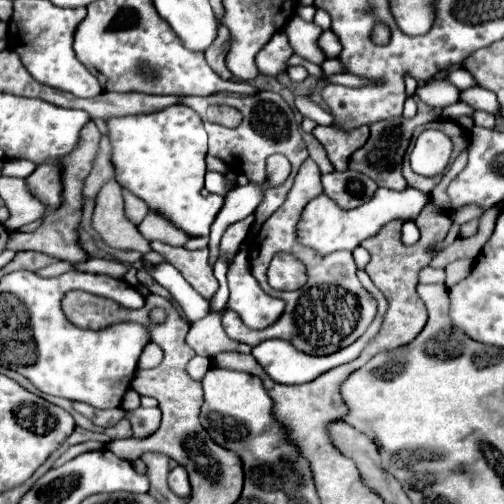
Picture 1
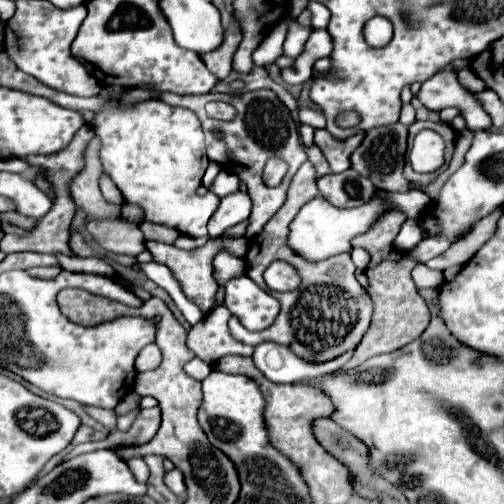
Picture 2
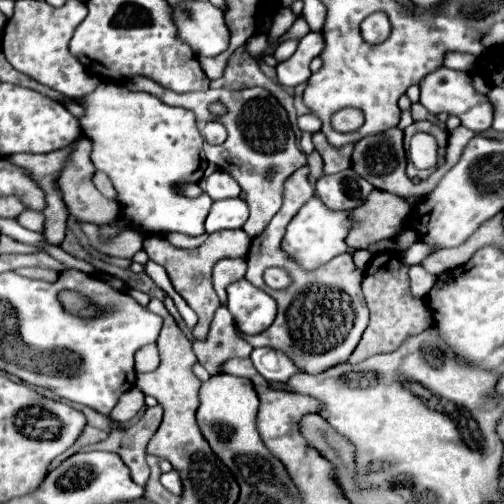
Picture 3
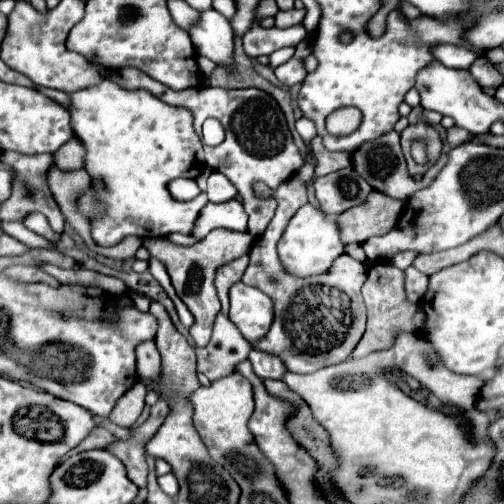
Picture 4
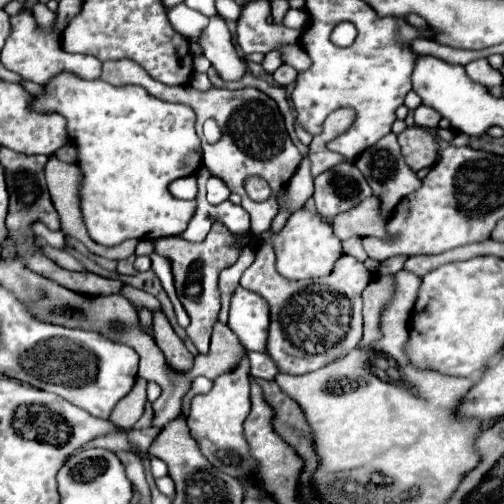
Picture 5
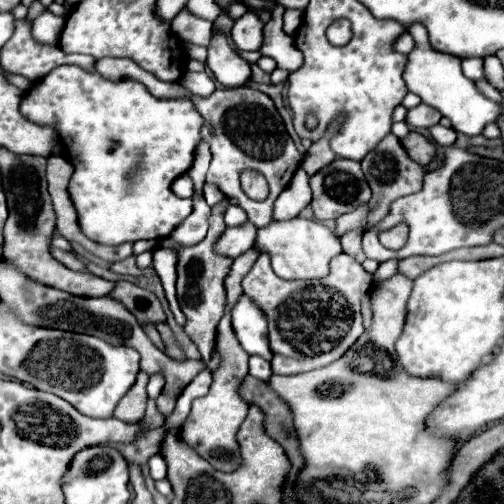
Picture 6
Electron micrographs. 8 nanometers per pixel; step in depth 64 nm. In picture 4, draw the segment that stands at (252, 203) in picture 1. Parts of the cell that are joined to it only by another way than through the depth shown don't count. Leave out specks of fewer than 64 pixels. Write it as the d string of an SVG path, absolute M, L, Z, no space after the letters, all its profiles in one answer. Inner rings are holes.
M236 200L220 202L220 204L206 204L196 220L196 228L192 236L206 236L214 228L227 228L239 232L247 230L248 214L244 212L242 204Z

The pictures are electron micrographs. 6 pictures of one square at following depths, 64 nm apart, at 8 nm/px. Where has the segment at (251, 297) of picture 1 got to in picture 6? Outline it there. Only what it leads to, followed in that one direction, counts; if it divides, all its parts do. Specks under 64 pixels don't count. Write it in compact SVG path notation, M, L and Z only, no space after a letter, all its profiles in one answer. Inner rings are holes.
M242 296L238 304L232 310L232 328L236 332L236 338L240 346L248 354L262 356L264 360L272 358L272 350L268 346L268 328L266 318L258 306L248 300L248 296Z

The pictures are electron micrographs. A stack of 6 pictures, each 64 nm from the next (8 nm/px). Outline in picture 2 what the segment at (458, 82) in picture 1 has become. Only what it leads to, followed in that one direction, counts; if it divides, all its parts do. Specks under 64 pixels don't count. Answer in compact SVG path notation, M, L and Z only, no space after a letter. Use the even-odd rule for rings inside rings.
M465 68L457 72L458 80L462 86L473 93L478 93L486 89L485 83L470 68Z

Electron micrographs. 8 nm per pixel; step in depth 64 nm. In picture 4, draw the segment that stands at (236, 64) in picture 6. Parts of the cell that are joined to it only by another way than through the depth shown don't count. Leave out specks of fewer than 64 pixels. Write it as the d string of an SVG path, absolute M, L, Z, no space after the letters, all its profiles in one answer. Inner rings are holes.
M214 8L202 12L200 24L190 30L190 38L198 56L206 56L224 68L234 64L234 30Z

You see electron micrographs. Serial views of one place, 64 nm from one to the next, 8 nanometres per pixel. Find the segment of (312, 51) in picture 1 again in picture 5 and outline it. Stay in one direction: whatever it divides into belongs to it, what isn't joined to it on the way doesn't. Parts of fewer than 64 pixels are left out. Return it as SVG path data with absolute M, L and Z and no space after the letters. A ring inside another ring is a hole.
M268 52L266 56L264 56L264 62L262 62L262 68L266 70L266 72L274 72L278 66L282 64L282 60L280 60L280 54L278 52Z

